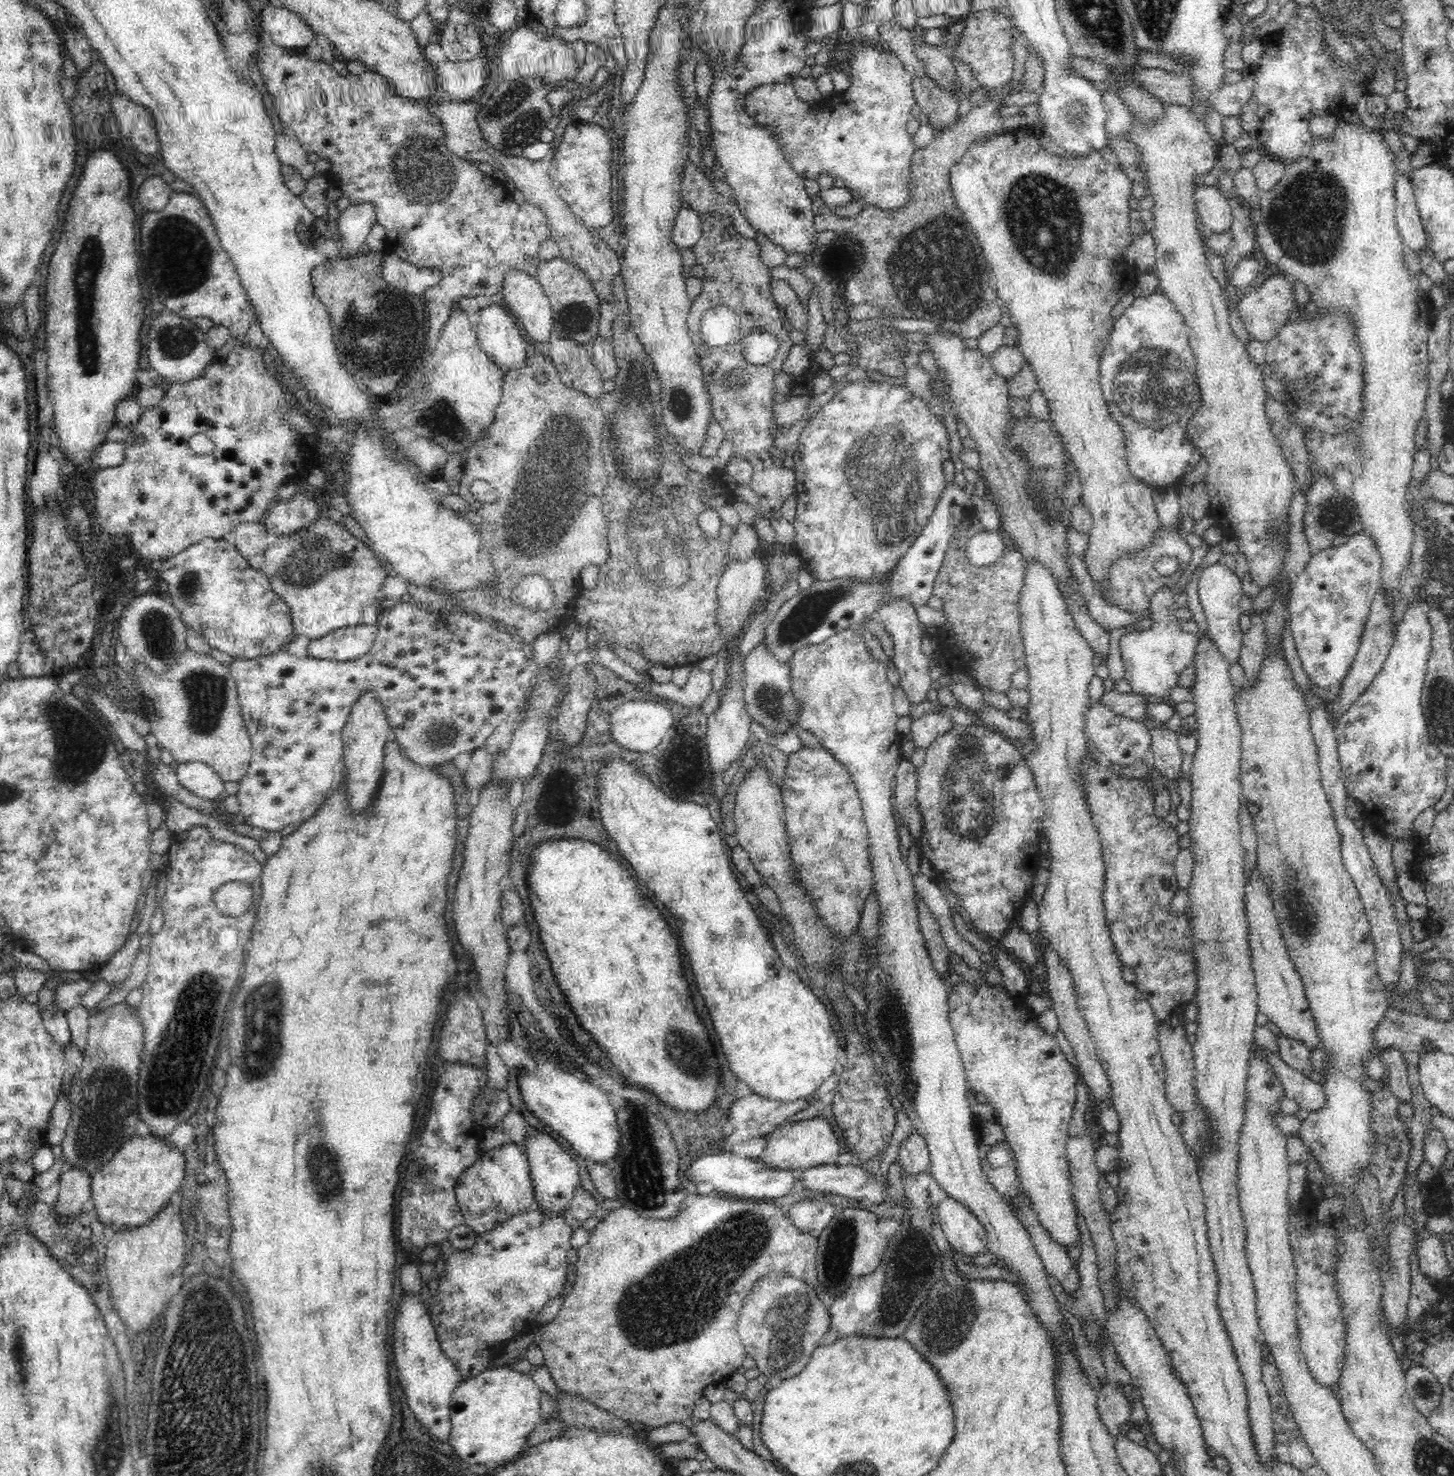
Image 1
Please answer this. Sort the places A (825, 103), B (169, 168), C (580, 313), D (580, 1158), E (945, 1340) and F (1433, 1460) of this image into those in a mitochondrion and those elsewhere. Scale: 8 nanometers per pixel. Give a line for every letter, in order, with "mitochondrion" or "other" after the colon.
A: other
B: other
C: mitochondrion
D: other
E: mitochondrion
F: mitochondrion

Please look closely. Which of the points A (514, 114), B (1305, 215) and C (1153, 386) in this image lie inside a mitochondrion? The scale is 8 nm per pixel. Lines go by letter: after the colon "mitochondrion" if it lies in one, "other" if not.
A: mitochondrion
B: mitochondrion
C: mitochondrion

